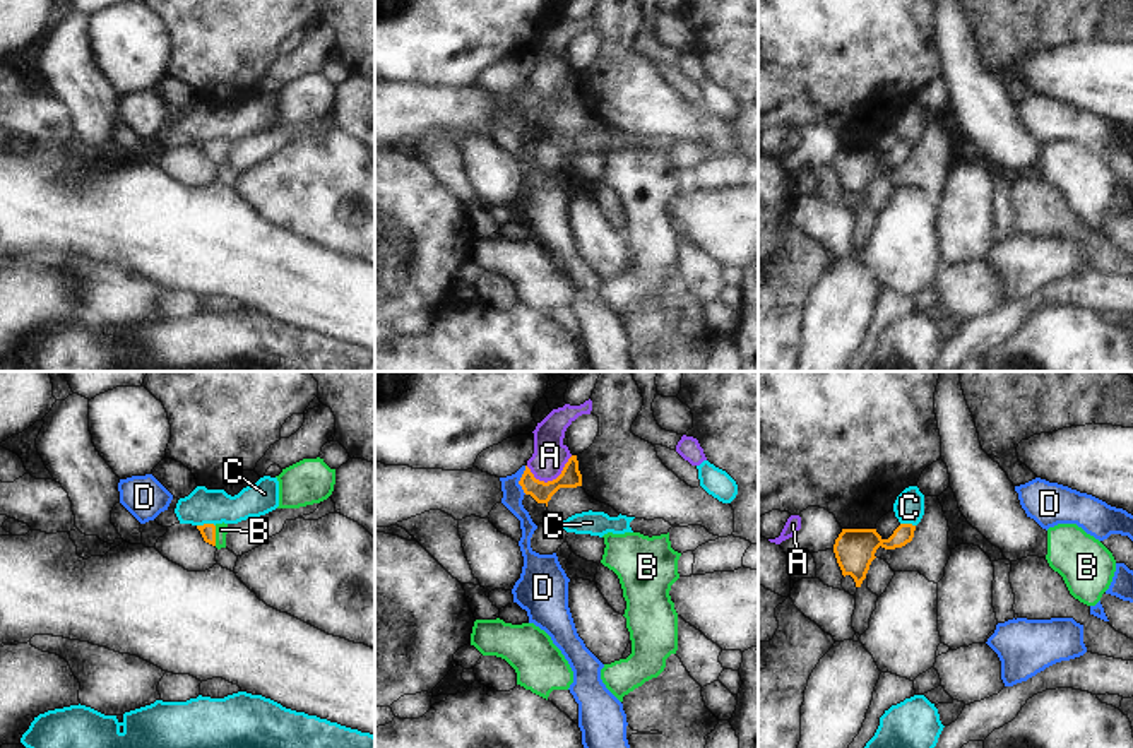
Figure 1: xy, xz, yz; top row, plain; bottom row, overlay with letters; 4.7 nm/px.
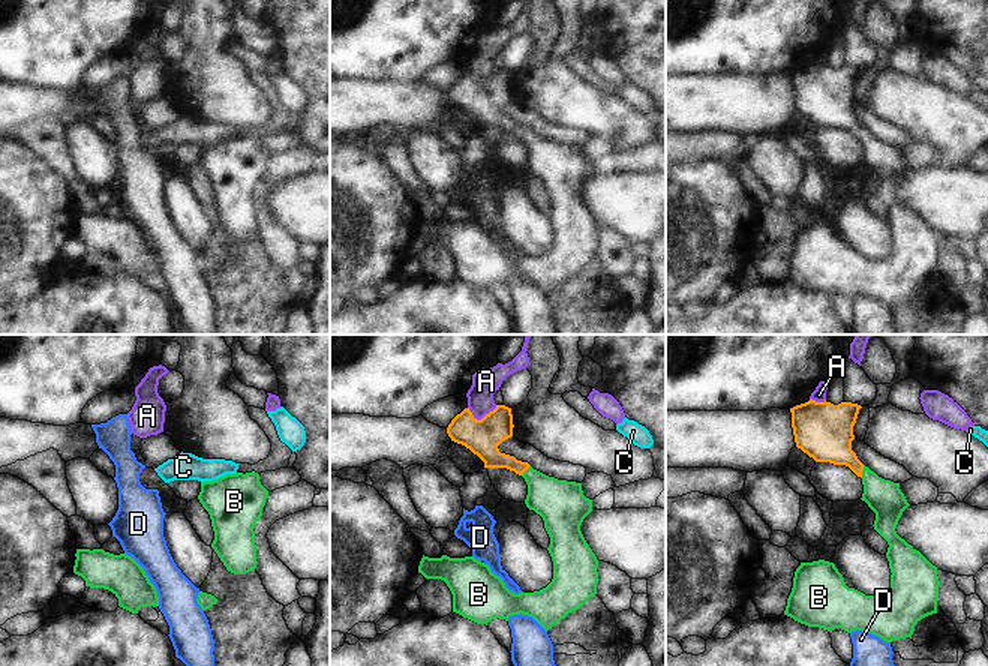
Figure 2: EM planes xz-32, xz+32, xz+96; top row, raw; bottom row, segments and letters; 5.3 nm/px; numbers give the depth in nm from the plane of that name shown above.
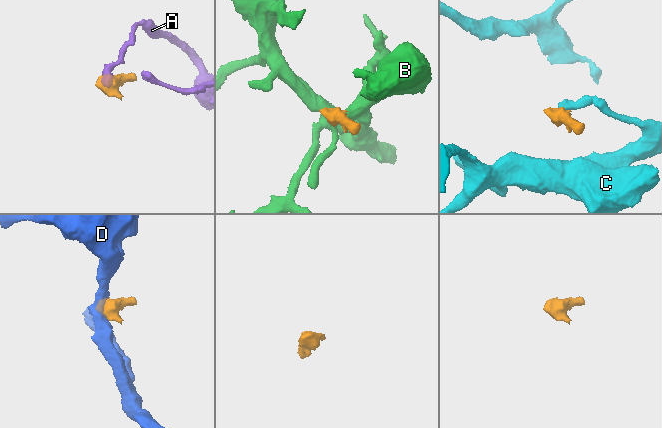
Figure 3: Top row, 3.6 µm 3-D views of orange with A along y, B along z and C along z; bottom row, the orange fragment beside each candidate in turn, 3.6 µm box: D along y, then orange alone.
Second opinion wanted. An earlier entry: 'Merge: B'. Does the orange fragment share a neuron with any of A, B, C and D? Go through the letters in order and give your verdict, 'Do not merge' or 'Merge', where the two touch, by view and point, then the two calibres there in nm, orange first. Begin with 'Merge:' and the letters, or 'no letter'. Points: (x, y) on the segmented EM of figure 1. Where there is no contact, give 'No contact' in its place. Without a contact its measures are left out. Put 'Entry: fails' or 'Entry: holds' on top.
Entry: holds
Merge: B
A: Do not merge. Touches orange at xz (550, 481). Thickness 100 nm (orange) against 160 nm
B: Merge. Touches orange at xy (214, 536). Thickness 70 nm (orange) against 60 nm
C: Do not merge. Touches orange at xy (206, 524). Thickness 70 nm (orange) against 170 nm
D: Do not merge. Touches orange at xz (521, 480). Thickness 100 nm (orange) against 100 nm.

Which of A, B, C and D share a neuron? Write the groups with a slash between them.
A / B / C / D

